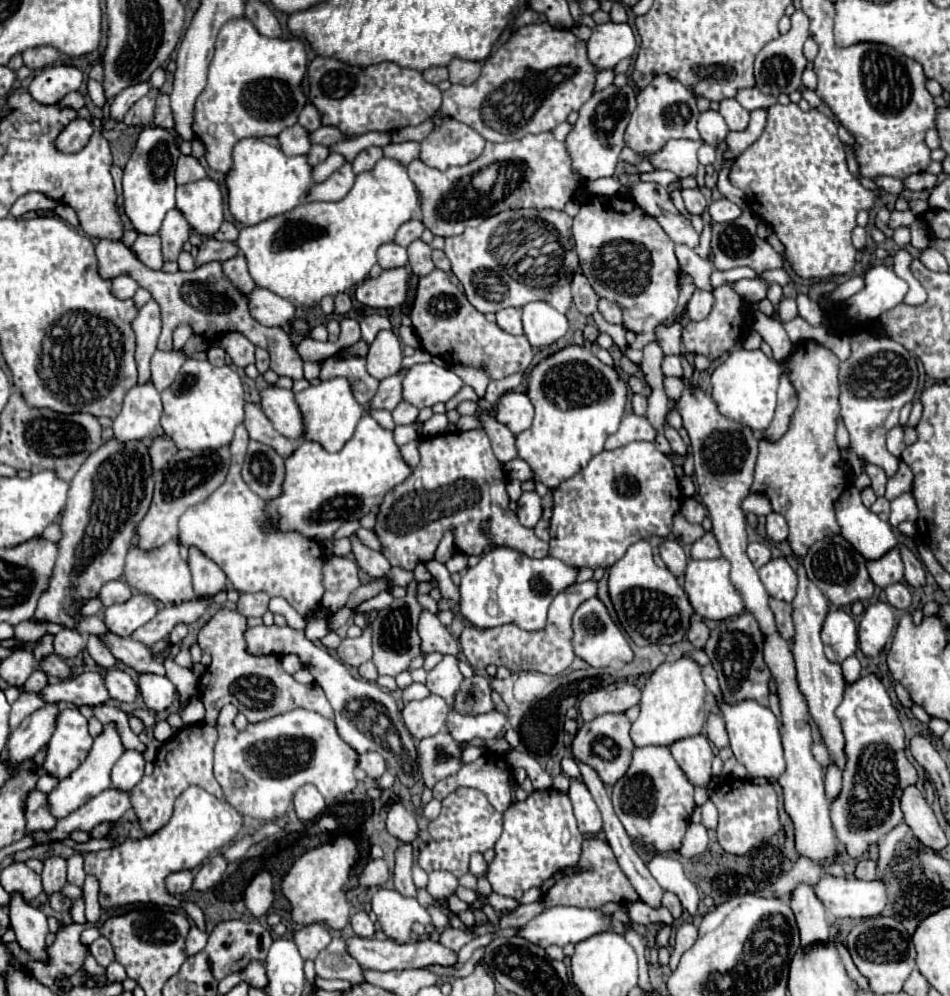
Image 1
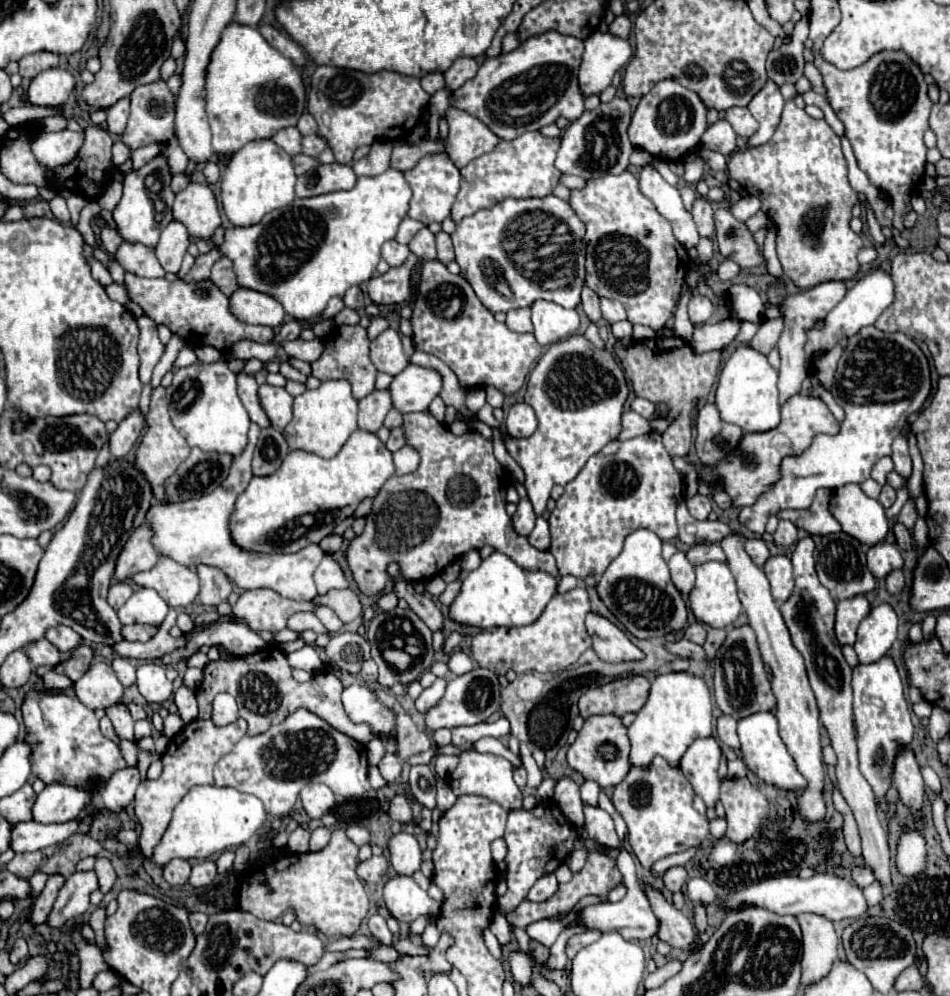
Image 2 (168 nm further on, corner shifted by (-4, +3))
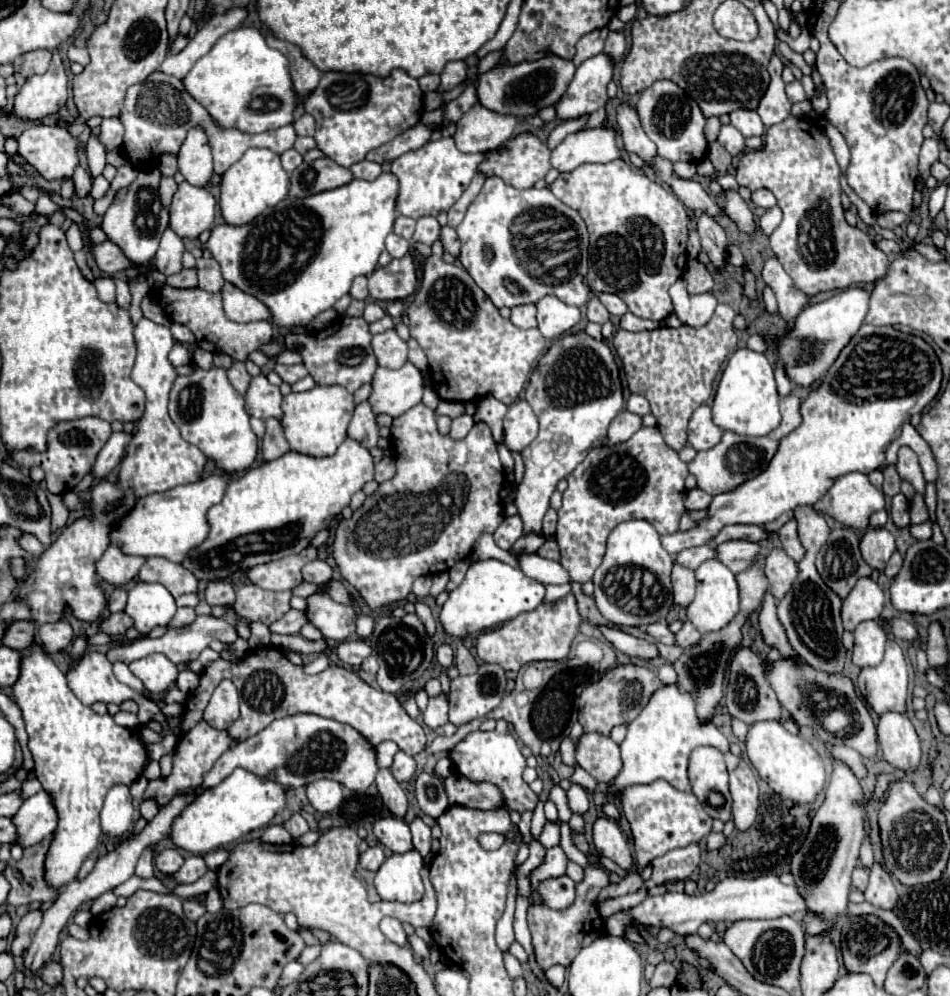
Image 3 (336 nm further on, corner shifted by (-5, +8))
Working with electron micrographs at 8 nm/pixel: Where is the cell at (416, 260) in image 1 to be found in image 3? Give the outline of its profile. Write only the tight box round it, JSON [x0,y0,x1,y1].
[413,216,439,246]

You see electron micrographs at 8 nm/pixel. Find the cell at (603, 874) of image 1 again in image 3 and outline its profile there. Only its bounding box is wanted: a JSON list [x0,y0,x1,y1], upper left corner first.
[527,864,609,970]

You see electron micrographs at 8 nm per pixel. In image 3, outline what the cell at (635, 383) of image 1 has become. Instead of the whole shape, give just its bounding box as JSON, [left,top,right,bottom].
[613,304,737,450]

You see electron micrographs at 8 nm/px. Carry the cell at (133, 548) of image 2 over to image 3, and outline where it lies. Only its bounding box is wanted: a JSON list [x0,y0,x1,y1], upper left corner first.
[95,546,145,586]

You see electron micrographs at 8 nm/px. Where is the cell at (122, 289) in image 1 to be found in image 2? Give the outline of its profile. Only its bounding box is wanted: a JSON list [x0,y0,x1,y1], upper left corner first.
[106,283,130,305]

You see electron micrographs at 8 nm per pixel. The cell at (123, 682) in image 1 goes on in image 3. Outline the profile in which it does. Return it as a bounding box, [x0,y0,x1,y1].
[67,650,159,724]

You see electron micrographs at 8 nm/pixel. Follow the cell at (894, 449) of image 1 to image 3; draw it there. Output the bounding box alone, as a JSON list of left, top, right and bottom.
[897,446,925,494]

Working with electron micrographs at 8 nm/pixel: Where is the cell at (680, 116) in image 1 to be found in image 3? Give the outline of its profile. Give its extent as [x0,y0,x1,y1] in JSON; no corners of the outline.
[637,80,707,162]

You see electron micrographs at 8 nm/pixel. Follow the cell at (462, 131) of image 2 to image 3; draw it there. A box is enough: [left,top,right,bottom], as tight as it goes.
[453,104,519,152]

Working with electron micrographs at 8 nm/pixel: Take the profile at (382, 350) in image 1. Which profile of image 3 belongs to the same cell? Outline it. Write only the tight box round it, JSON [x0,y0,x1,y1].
[373,330,407,368]

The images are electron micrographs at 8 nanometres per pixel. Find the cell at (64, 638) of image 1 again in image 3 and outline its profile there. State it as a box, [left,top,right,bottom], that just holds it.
[37,620,73,654]

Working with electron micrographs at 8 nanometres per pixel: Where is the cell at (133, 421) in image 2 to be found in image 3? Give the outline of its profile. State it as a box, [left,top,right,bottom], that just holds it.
[91,432,131,480]

